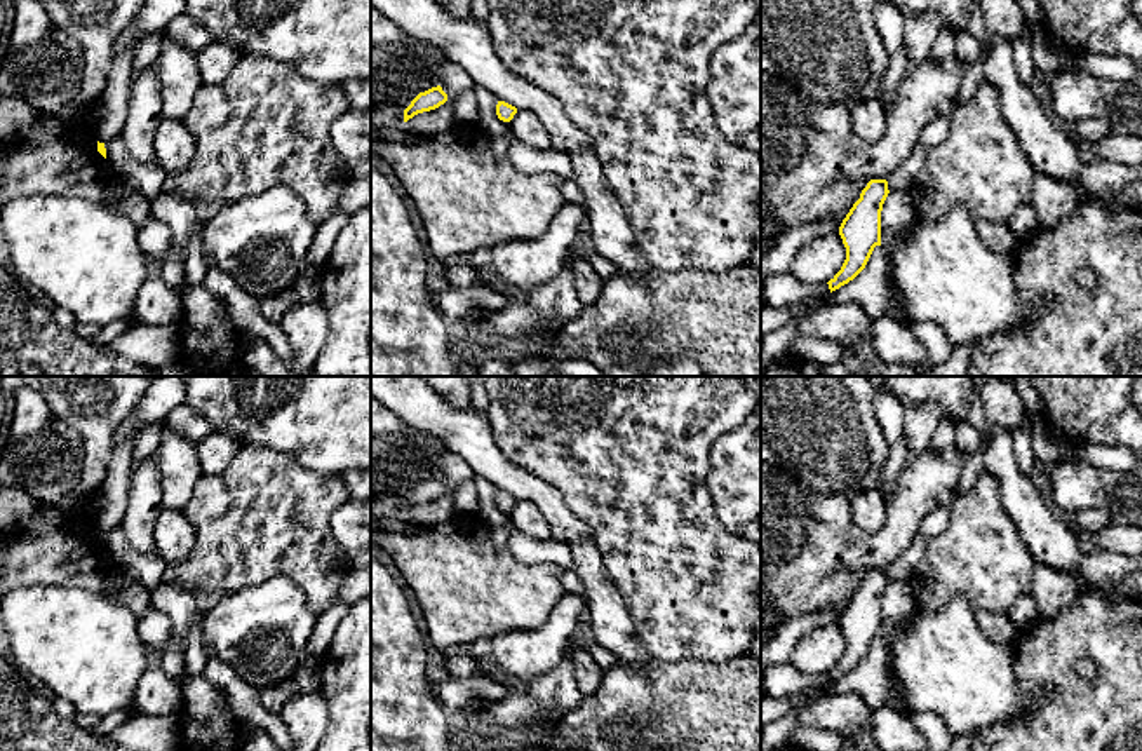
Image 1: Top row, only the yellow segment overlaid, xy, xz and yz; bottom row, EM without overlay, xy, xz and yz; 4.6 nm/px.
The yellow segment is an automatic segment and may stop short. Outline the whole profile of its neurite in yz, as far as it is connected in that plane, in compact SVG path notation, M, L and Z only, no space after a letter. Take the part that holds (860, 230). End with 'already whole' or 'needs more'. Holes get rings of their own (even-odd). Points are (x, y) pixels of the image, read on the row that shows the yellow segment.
M870 179L839 227L846 247L841 270L827 282L830 293L853 281L881 246L881 211L888 197L886 179Z; already whole

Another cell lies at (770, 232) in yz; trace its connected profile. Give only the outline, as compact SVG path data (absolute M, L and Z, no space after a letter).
M761 199L761 253L771 249L782 235L782 228L769 220L769 211Z

